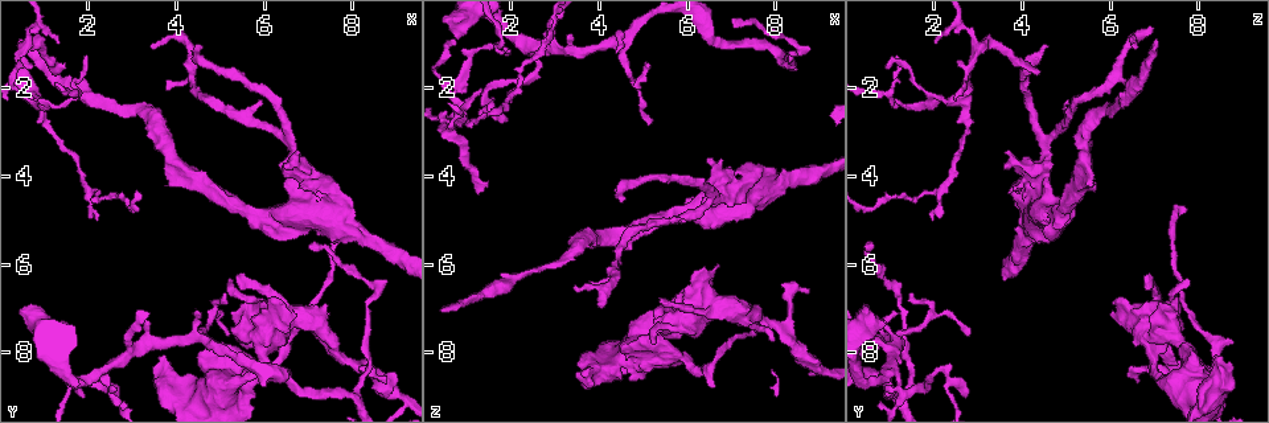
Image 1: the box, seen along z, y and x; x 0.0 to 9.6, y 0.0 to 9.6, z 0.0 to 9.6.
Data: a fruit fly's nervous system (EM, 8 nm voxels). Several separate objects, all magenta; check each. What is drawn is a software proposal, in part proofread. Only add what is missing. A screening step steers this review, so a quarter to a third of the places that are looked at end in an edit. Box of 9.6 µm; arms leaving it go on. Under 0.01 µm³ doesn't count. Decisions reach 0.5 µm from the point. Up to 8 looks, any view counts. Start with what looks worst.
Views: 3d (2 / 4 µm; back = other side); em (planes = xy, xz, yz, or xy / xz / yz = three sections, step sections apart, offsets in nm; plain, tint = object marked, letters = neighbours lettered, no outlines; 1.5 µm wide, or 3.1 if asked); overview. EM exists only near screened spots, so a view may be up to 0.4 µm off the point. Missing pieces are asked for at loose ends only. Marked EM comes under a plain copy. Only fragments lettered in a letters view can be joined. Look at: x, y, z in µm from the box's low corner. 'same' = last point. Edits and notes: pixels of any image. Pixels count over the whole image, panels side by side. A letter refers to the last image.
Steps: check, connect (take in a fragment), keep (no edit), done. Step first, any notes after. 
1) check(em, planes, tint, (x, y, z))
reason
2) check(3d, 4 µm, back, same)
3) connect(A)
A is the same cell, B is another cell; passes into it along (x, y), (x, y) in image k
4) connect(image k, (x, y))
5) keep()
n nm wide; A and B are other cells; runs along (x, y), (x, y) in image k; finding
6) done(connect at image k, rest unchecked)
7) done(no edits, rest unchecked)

check(3d, 4 µm, (4.55, 1.05, 4.60))
end of a long branch

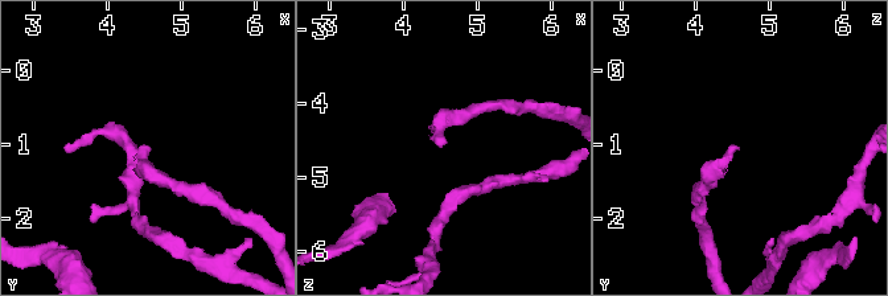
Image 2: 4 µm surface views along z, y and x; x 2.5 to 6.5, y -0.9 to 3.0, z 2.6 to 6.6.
check(em, yz, step 8, letters, (4.50, 1.05, 4.60))
need the tissue

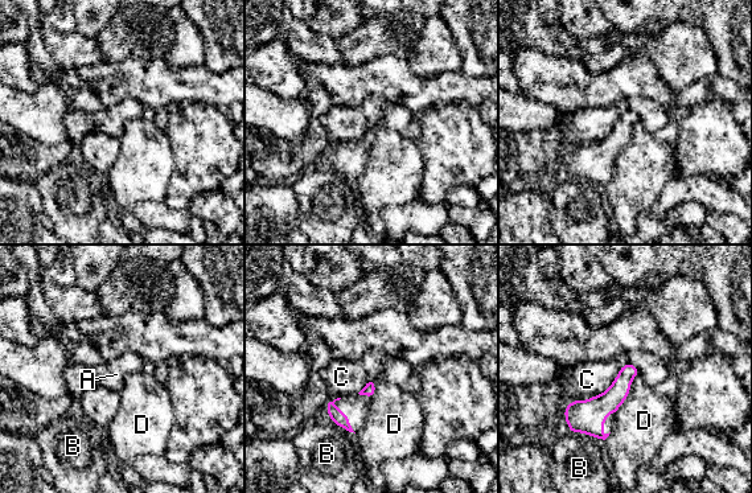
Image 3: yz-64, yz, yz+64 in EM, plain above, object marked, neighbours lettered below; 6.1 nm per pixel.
check(em, xz, step 8, letters, same)
another direction

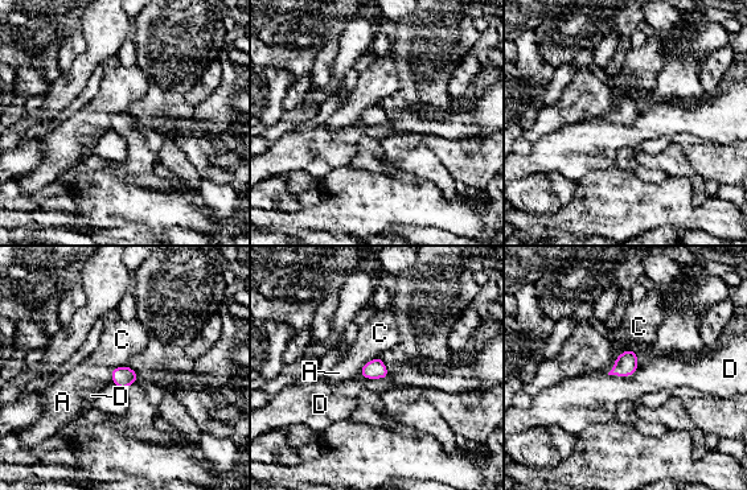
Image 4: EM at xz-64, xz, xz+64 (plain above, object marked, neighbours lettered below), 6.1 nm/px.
keep()
A, C and D are other cells; border along (639, 367), (629, 375), (607, 374) in image 4; none of them fits

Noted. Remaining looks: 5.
check(em, planes, letters, (5.40, 6.25, 6.70))
an open end

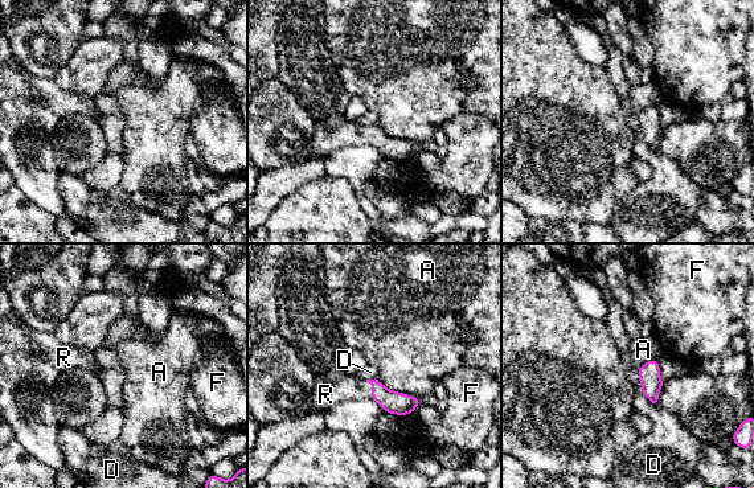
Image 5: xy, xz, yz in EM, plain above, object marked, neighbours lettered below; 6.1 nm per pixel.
connect(R)
110 nm wide; A touches over 280 nm; R is the same cell, A, D and F are other cells; it goes on there

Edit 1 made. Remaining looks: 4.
check(3d, 2 µm, (1.25, 1.60, 4.35))
tapers out

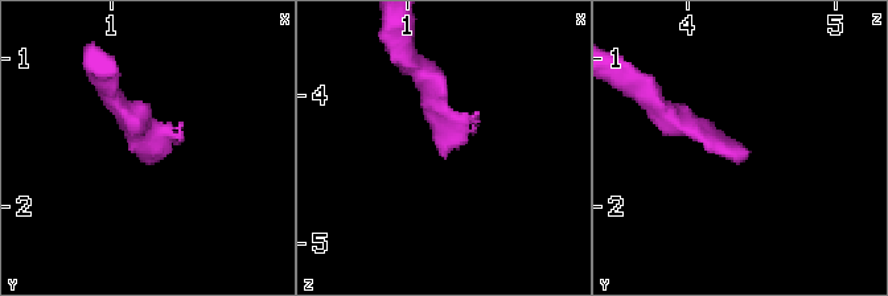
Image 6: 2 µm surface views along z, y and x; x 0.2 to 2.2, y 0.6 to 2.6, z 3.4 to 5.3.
check(em, xz, step 4, letters, (1.24, 1.60, 4.40))

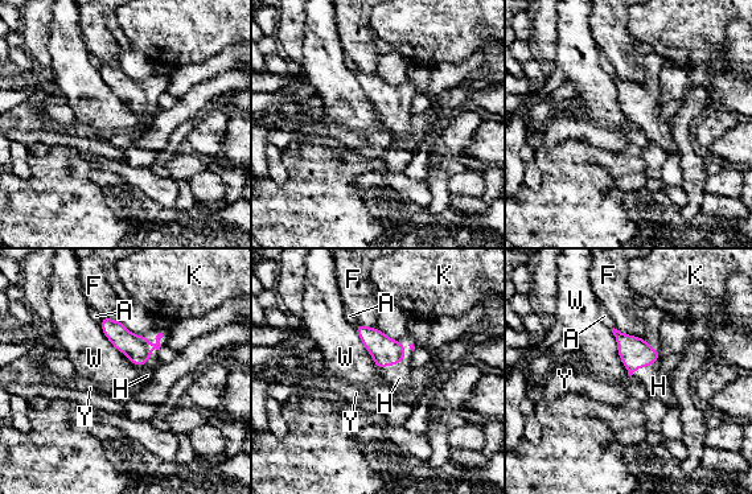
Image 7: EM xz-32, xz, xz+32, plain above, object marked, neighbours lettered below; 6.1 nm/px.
connect(H)
H is the same cell, A, F, K, W and Y are other cells; it goes on there

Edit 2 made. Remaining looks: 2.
done(connect at image 5, connect at image 7, rest unchecked)

